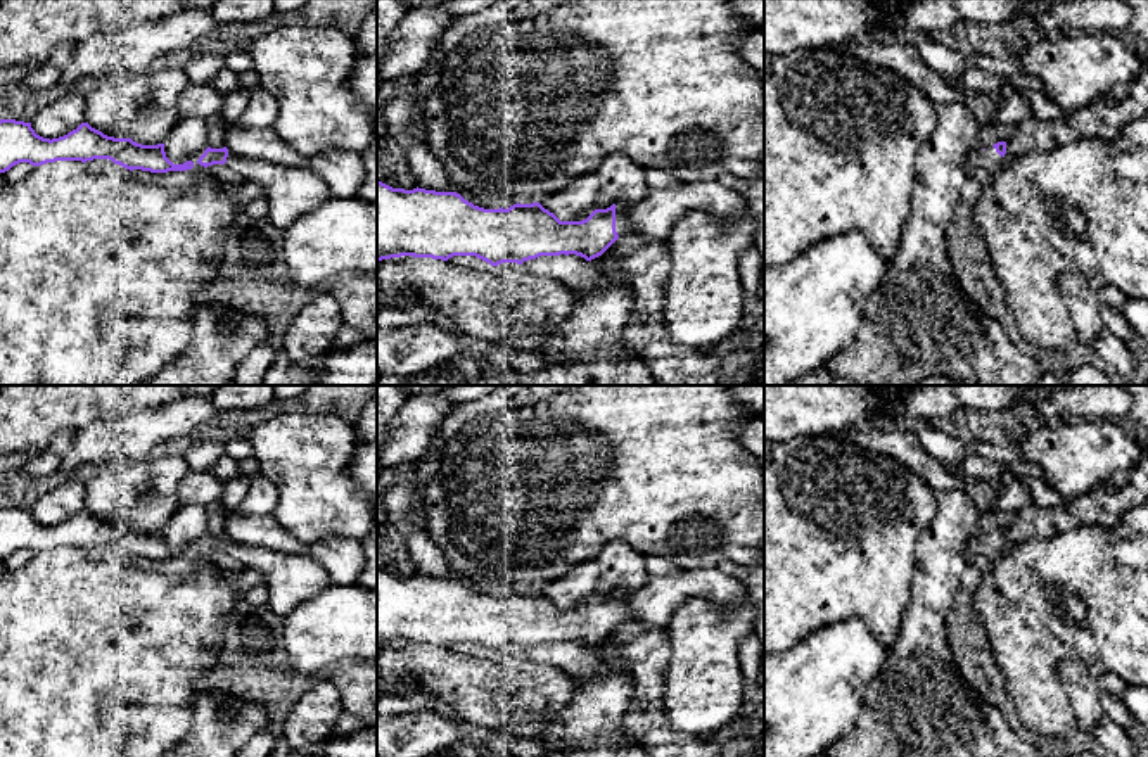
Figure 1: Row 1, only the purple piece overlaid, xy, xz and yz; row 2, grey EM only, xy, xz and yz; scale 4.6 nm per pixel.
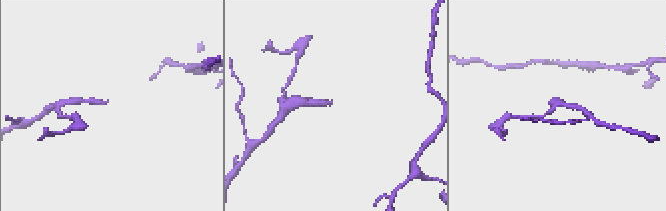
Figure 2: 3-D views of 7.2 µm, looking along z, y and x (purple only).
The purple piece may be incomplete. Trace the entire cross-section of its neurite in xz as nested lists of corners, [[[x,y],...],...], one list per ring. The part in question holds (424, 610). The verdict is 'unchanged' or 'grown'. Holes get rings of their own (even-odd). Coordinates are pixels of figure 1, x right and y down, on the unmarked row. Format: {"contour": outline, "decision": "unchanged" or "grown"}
{"contour": [[[377,567],[377,650],[413,643],[448,648],[453,643],[475,643],[491,653],[536,646],[539,643],[576,641],[591,648],[602,643],[633,612],[622,603],[631,591],[615,589],[595,596],[583,608],[560,608],[539,589],[513,591],[508,596],[484,596],[456,579],[392,576]]], "decision": "grown"}

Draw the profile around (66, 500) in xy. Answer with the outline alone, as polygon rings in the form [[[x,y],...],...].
[[[85,479],[66,480],[41,494],[31,515],[43,525],[59,525],[85,510]]]

